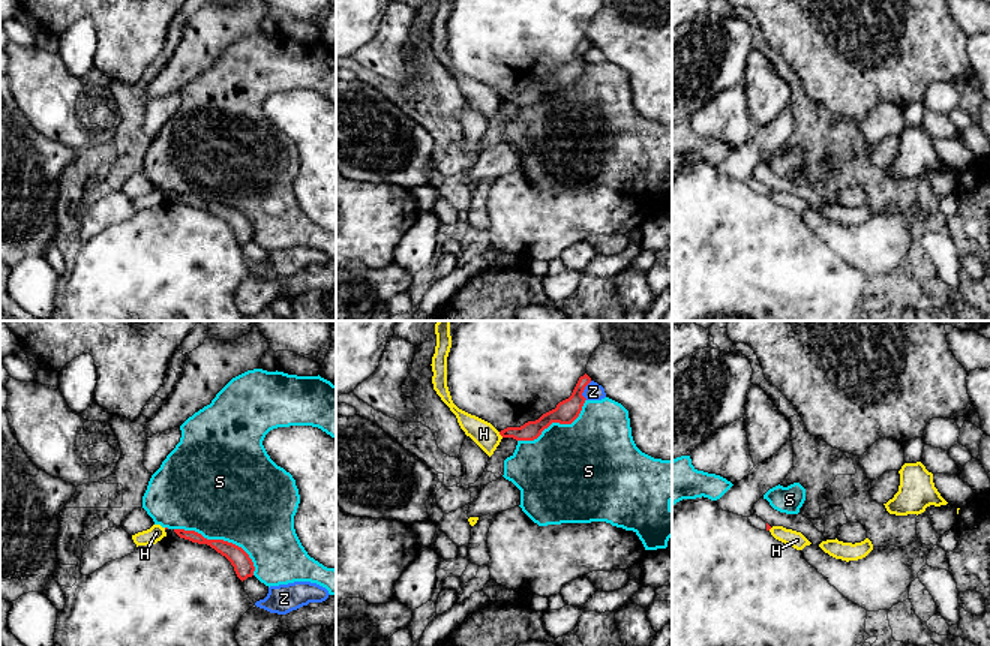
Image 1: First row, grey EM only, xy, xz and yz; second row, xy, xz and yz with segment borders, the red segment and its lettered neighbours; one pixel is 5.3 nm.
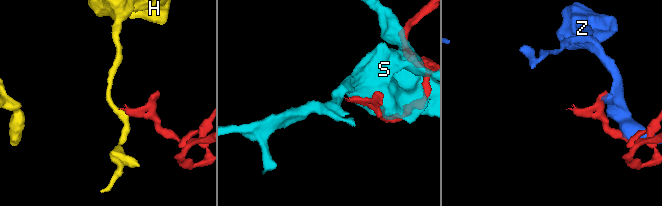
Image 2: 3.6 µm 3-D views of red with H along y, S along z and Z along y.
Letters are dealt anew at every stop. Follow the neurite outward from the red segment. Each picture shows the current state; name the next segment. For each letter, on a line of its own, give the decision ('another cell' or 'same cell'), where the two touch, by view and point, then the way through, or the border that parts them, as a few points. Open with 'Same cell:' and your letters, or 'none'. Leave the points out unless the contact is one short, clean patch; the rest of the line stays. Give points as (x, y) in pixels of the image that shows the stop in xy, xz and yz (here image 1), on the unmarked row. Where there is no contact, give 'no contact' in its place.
Same cell: none
H: another cell; meets red in xz at (501, 99); border along xz (498, 96), (503, 101)
S: another cell; meets red in xy at (221, 204)
Z: another cell; meets red in xz at (584, 53)

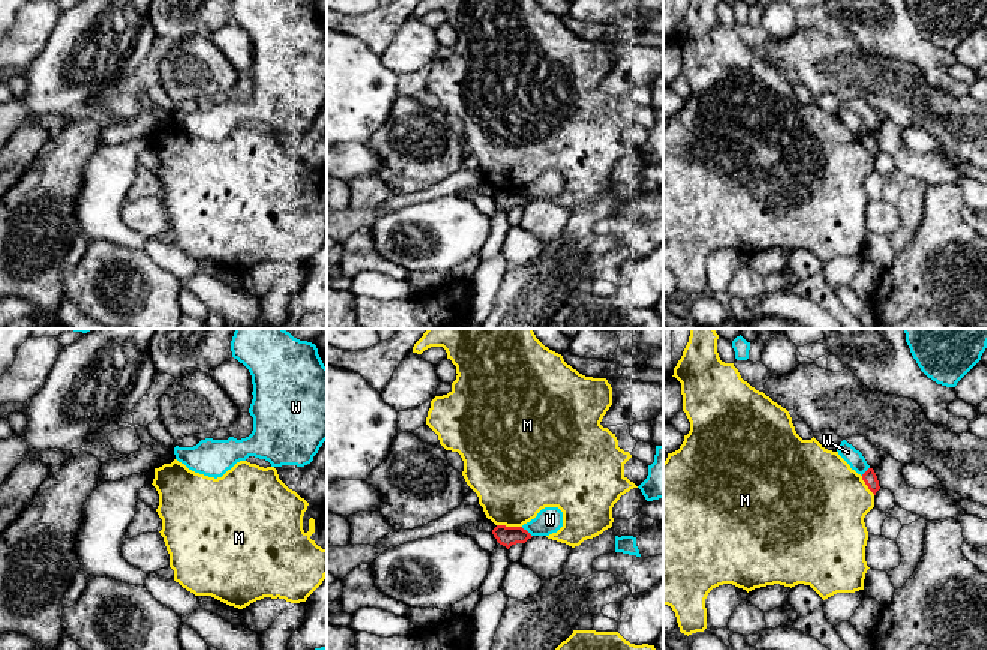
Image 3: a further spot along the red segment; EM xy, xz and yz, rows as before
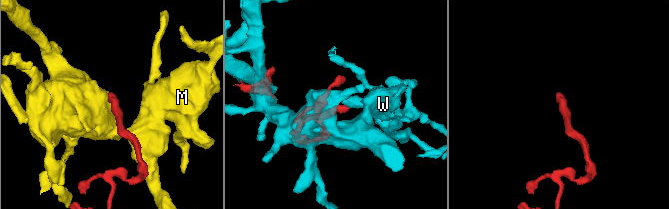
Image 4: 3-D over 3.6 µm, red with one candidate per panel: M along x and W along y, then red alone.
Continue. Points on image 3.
Same cell: none
M: another cell; meets red in xz at (509, 191); border along xz (497, 188), (521, 191)
W: another cell; meets red in xz at (527, 195); border along xz (521, 191), (531, 200)

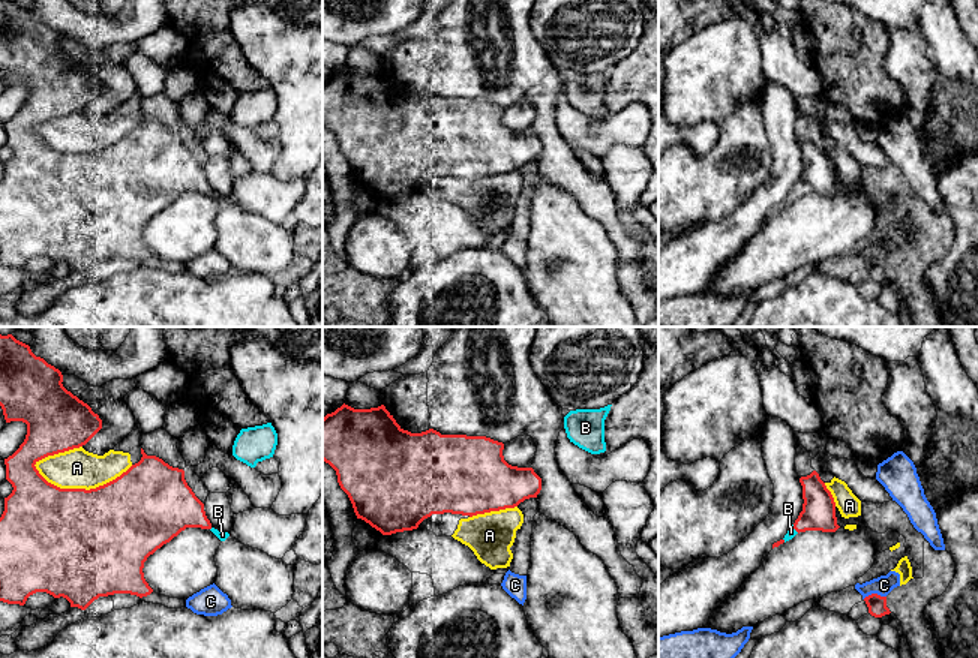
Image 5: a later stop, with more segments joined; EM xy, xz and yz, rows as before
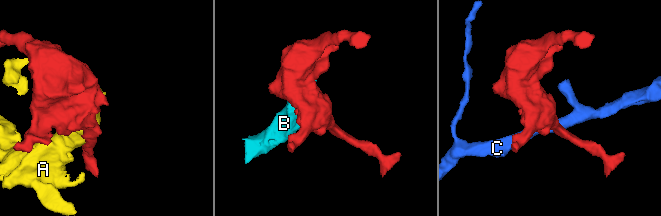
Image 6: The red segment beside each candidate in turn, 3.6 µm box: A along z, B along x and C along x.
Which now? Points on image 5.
Same cell: B
A: another cell; meets red in xy at (83, 153)
B: same cell; meets red in yz at (795, 194); runs through yz (818, 177), (795, 194), (791, 197)
C: another cell; meets red in yz at (873, 258); border along yz (885, 260), (869, 258), (863, 263)

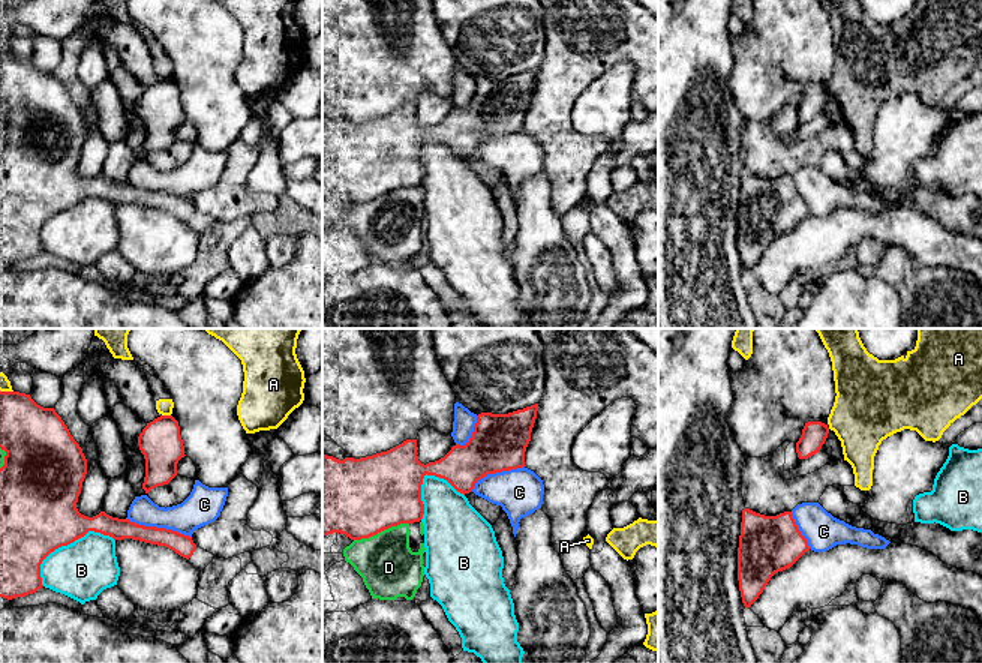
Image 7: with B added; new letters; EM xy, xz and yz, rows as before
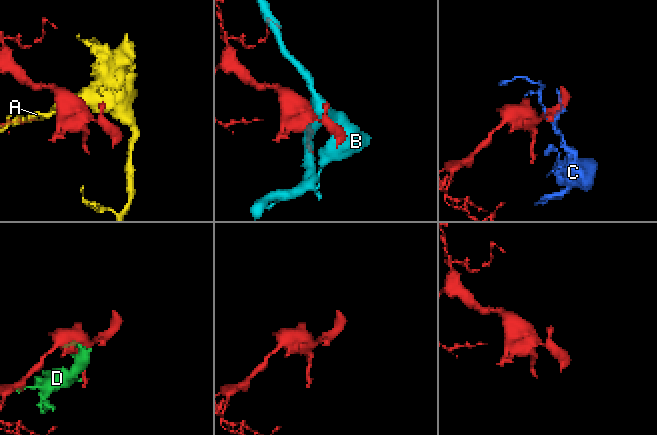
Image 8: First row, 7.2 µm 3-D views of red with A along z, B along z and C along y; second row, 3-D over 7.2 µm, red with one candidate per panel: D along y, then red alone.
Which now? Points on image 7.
Same cell: none
A: another cell; meets red in xy at (167, 80)
B: another cell; meets red in xy at (66, 209)
C: another cell; meets red in xy at (159, 192)
D: another cell; meets red in xz at (381, 194)

